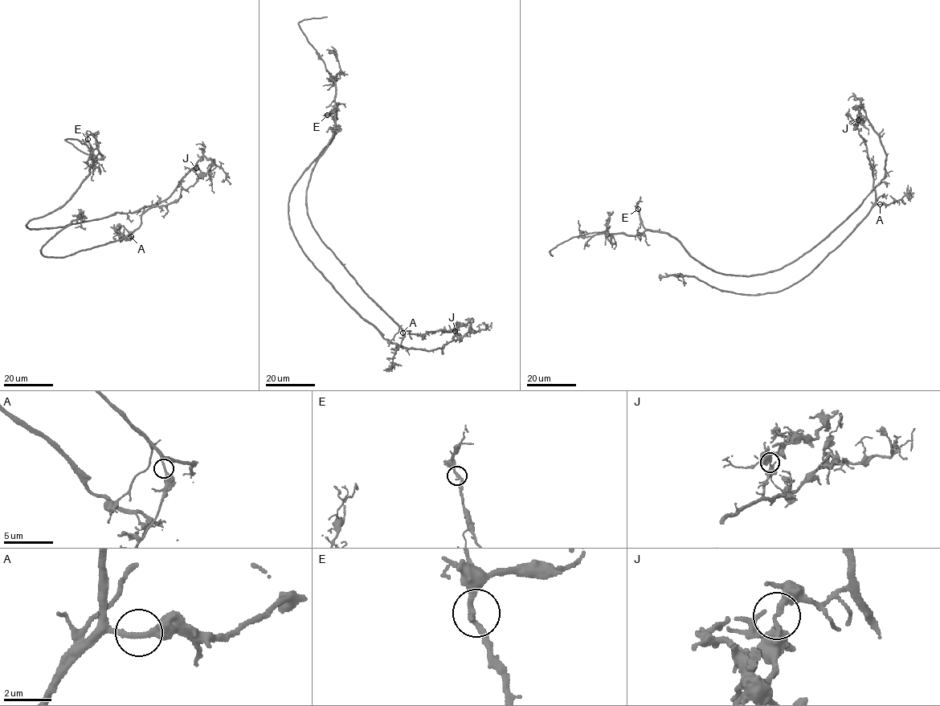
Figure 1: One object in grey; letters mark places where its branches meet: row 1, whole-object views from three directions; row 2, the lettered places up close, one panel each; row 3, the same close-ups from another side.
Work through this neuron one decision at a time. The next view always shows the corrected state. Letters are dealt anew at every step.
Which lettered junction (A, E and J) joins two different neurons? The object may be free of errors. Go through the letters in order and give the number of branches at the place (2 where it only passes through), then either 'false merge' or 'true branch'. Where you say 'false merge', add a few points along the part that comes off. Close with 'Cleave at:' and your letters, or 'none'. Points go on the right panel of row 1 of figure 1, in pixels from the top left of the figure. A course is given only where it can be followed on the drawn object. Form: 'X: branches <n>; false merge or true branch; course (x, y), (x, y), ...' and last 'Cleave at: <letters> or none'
A: branches 2; true branch
E: branches 2; true branch
J: branches 2; false merge; course (858, 120), (875, 204), (804, 278), (779, 291), (756, 295), (721, 291), (687, 275), (660, 280)
Cleave at: J

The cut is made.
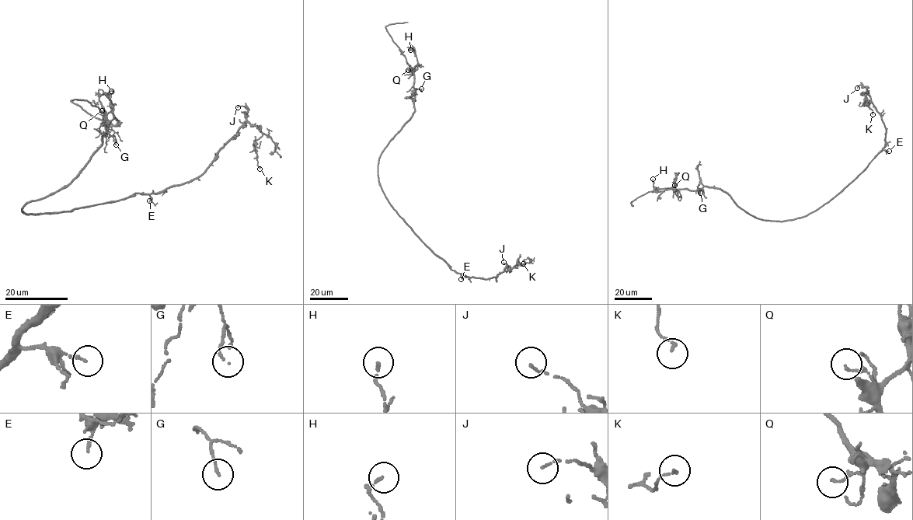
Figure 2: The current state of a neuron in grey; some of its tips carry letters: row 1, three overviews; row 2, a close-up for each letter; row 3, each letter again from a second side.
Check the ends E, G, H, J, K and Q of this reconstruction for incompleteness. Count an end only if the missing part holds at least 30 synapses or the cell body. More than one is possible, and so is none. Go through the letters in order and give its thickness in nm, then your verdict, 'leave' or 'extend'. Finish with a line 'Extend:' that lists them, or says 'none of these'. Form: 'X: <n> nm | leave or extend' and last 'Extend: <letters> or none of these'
E: 120 nm | leave
G: 70 nm | leave
H: 130 nm | leave
J: 80 nm | leave
K: 110 nm | leave
Q: 80 nm | leave
Extend: none of these

